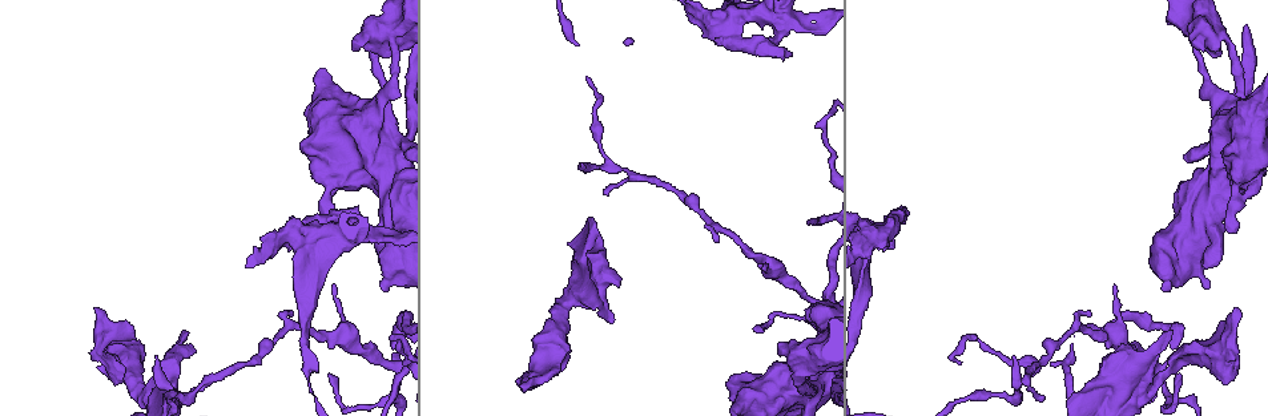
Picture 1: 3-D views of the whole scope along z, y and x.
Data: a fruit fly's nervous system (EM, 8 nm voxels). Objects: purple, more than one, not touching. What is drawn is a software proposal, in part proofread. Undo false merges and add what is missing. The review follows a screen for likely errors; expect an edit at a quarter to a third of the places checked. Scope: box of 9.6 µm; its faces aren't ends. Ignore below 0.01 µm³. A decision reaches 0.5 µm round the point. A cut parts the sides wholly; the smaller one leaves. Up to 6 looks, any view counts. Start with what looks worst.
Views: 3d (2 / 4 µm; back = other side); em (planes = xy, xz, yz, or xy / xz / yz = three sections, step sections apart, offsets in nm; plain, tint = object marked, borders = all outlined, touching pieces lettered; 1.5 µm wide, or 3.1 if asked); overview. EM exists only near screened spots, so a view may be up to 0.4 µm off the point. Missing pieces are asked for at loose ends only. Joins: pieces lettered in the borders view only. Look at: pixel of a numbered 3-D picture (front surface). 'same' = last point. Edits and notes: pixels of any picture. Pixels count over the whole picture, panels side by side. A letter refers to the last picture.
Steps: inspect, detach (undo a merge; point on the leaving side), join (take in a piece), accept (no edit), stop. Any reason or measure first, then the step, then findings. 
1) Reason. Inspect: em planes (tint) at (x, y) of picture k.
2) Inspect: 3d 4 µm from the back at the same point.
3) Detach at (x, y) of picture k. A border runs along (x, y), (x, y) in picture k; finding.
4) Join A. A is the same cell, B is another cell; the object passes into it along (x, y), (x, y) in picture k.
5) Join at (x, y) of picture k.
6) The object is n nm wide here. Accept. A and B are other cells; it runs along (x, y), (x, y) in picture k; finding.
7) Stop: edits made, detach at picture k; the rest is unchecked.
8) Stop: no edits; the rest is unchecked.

Branch stops here. Inspect: 3d 2 µm at (610, 320) of picture 1.

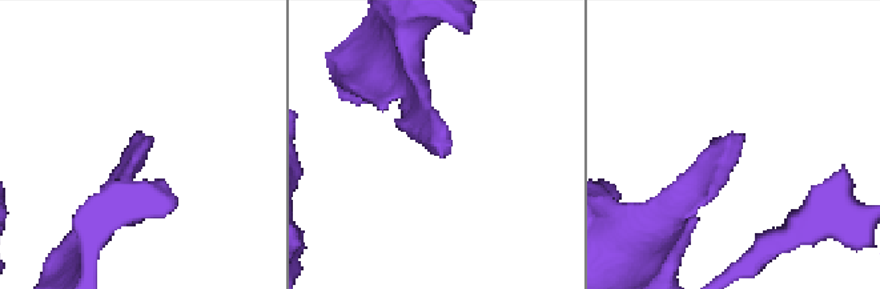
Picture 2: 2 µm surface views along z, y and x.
Inspect: em xy step 4 (borders) at (141, 133) of picture 2.

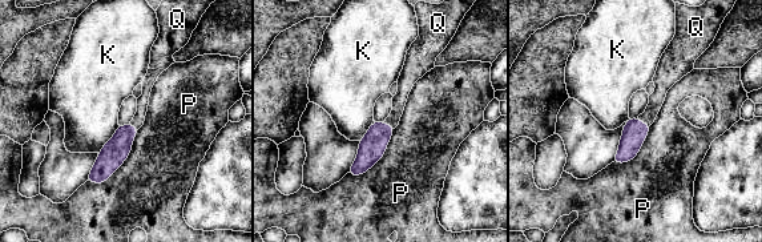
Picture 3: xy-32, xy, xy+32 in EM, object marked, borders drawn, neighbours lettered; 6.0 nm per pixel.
Join Q. Q is the same cell, K and P are other cells; it goes on there.

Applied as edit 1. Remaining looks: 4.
Inspect: overview.

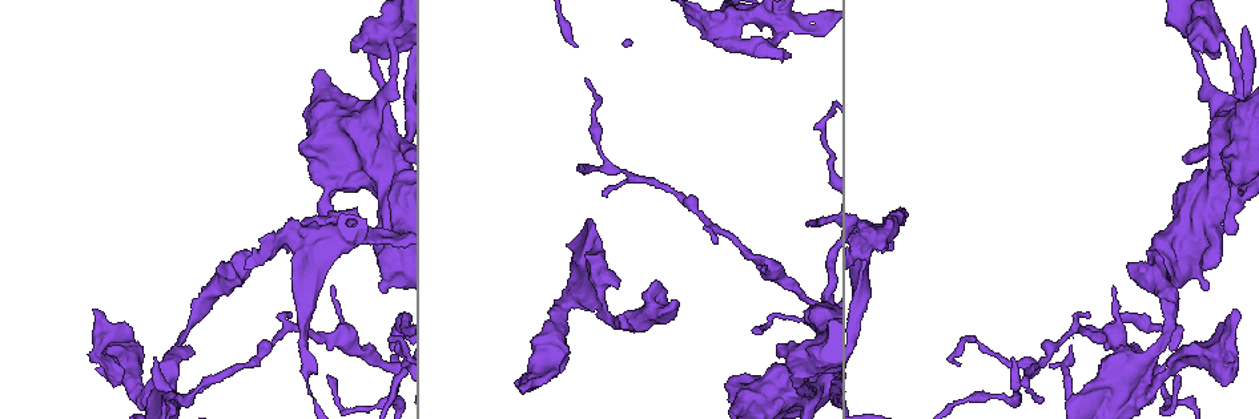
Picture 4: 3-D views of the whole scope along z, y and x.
Thick end. Inspect: em planes (borders) at (112, 385) of picture 4.

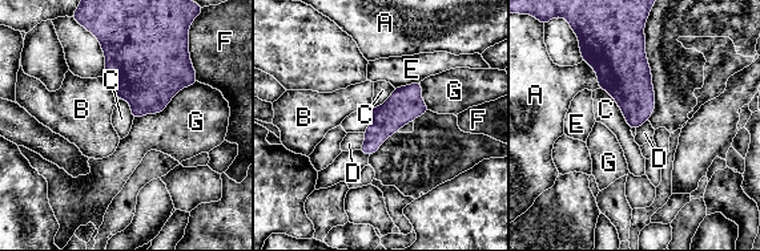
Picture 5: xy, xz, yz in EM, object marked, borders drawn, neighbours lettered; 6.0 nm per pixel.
The longest contact is with G, 460 nm. Accept. A, B, C, D, E, F and G are other cells; a border runs along (365, 133), (365, 141), (357, 149) in picture 5; none of them fits.

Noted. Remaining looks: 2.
Thin end. Inspect: em planes (borders) at (755, 331) of picture 4.

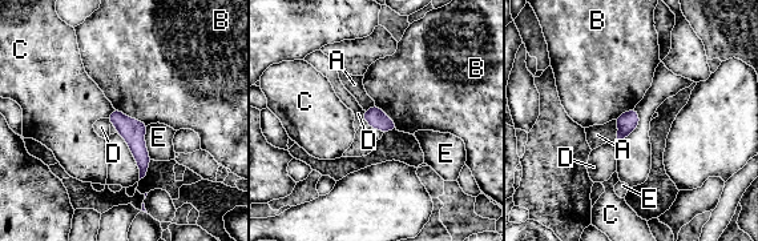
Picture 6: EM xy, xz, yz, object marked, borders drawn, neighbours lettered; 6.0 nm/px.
Accept. A, B, C, D and E are other cells; a border runs along (115, 108), (141, 120), (146, 125) in picture 6; no lettered piece goes on from it.

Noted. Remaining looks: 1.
Stop: edits made, join at picture 3; the rest is unchecked.

